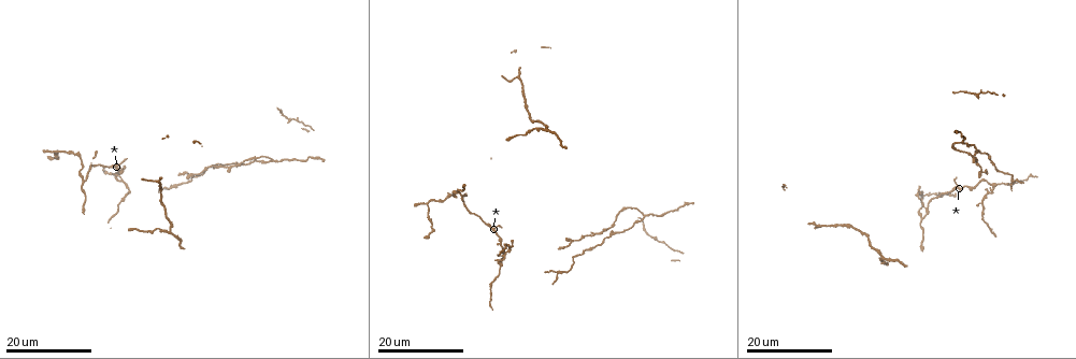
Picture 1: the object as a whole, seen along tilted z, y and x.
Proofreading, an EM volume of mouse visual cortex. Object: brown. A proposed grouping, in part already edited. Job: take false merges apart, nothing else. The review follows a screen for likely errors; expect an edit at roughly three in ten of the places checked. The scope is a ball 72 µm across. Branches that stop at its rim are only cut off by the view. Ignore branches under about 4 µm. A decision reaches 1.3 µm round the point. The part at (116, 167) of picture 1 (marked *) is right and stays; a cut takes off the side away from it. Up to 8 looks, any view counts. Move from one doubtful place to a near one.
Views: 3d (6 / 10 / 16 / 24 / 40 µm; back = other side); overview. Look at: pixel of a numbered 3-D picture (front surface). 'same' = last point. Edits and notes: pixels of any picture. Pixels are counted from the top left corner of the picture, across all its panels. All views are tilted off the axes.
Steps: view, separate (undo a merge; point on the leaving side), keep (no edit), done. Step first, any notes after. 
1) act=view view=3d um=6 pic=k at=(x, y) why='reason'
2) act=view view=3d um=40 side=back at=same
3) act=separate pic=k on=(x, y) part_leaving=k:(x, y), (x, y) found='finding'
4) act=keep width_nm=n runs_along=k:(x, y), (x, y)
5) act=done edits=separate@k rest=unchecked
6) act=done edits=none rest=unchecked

act=view view=3d um=16 pic=1 at=(926, 210) why='three-way junction'

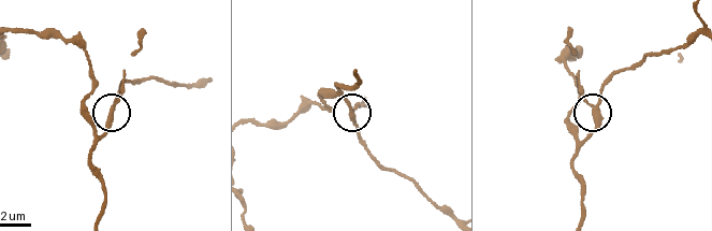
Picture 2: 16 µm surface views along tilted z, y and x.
act=view view=3d um=6 pic=2 at=(594, 109)

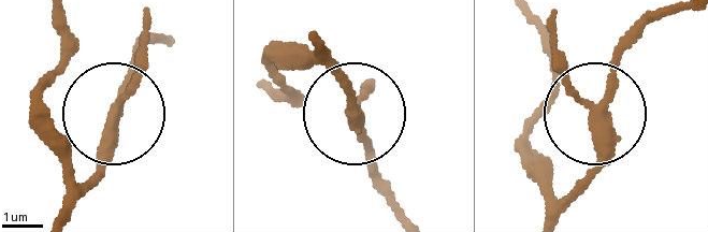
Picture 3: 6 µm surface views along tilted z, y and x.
act=keep width_nm=270 runs_along=3:(668, 13), (633, 45), (597, 106), (579, 98), (551, 35) found='one neuron here'

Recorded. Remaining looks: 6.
act=view view=3d um=24 pic=1 at=(615, 233) why='sudden change in width'

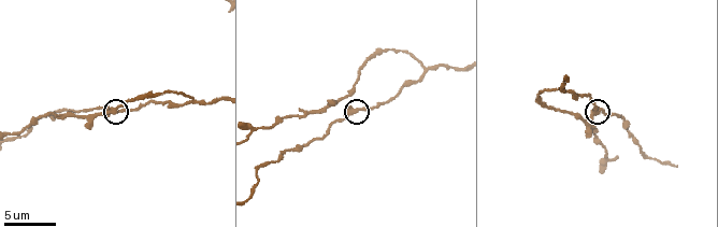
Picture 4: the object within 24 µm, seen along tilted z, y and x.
act=view view=3d um=10 pic=4 at=(361, 109) why='zoom in'

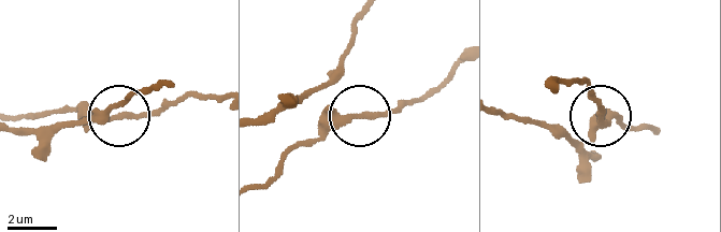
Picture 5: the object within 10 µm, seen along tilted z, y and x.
act=keep runs_along=5:(261, 185), (299, 146), (361, 115), (412, 105) found='one neuron here'

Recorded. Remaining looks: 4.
act=view view=3d um=16 pic=4 at=(193, 98) why='three-way junction'

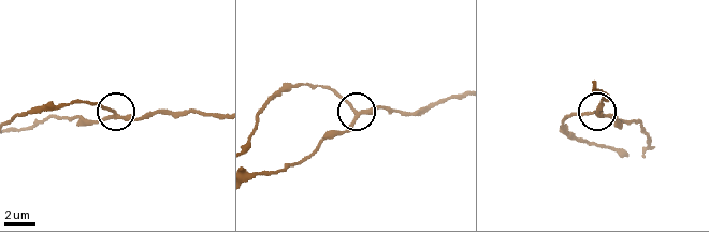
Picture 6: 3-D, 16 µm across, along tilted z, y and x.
act=view view=3d um=16 side=back pic=6 at=(356, 110) why='from behind'

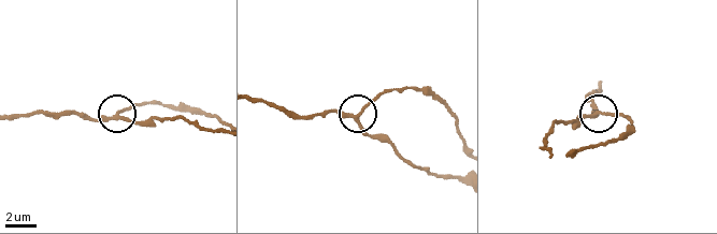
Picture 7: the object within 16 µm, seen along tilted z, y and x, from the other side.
act=keep arms=3 runs_along=7:(459, 180), (415, 167), (369, 134), (354, 113), (320, 114) found='continuous, no second neuron'

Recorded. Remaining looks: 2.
act=view view=3d um=16 pic=1 at=(289, 118) why='three arms meet'

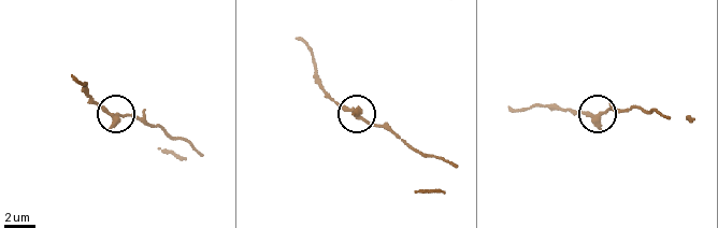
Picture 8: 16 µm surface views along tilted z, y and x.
act=view view=3d um=6 pic=8 at=(116, 116)

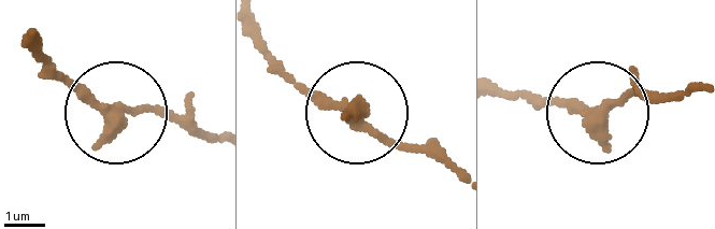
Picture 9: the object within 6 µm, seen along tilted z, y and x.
act=keep arms=3 found='all the same neuron'

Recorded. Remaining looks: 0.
act=done edits=none rest=unchecked

